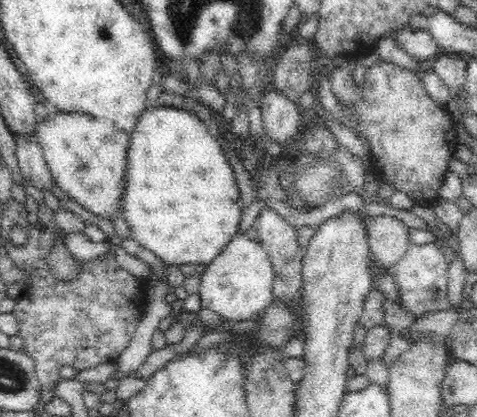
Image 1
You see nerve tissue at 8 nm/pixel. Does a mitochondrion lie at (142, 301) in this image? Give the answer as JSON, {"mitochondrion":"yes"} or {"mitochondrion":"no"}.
{"mitochondrion":"no"}

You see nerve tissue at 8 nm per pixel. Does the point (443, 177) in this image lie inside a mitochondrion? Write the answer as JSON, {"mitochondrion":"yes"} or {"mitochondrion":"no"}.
{"mitochondrion":"no"}

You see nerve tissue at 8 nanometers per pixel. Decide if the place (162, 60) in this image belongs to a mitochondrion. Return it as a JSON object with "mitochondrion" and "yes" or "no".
{"mitochondrion":"no"}

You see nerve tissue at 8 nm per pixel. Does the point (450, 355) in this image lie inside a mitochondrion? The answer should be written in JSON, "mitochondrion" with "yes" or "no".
{"mitochondrion":"no"}

